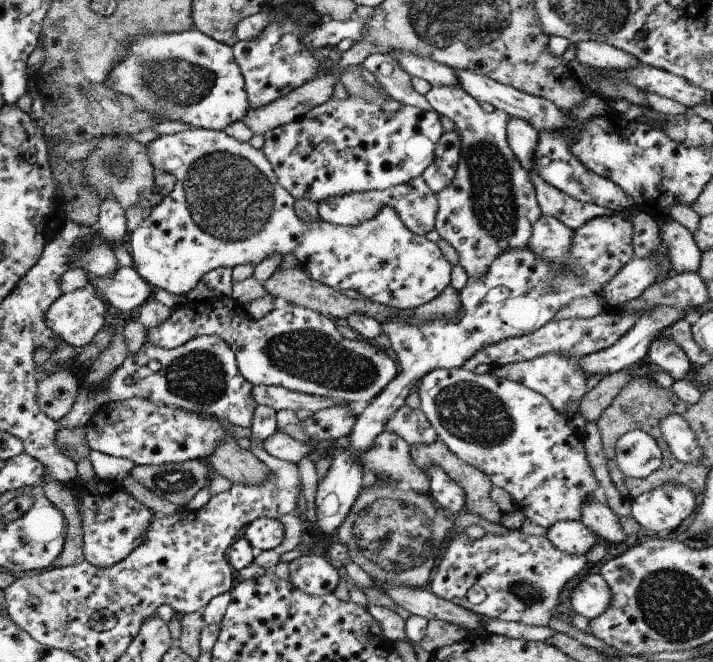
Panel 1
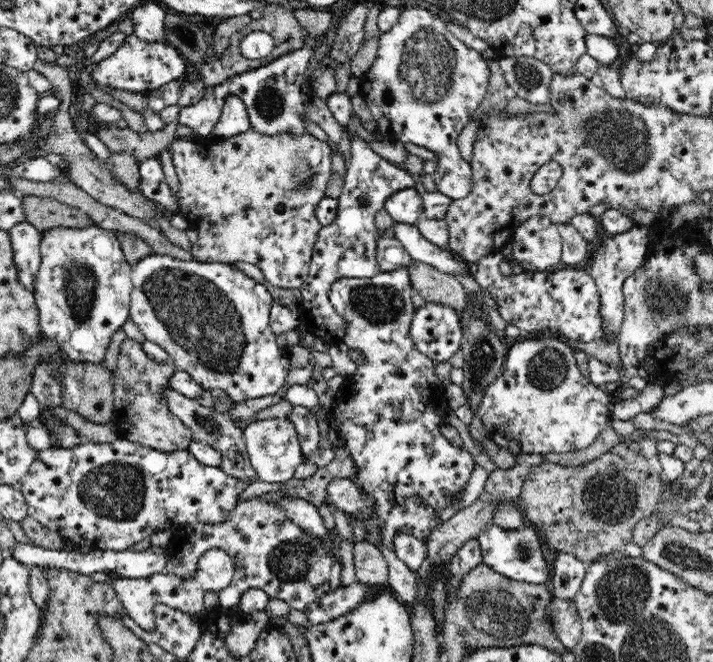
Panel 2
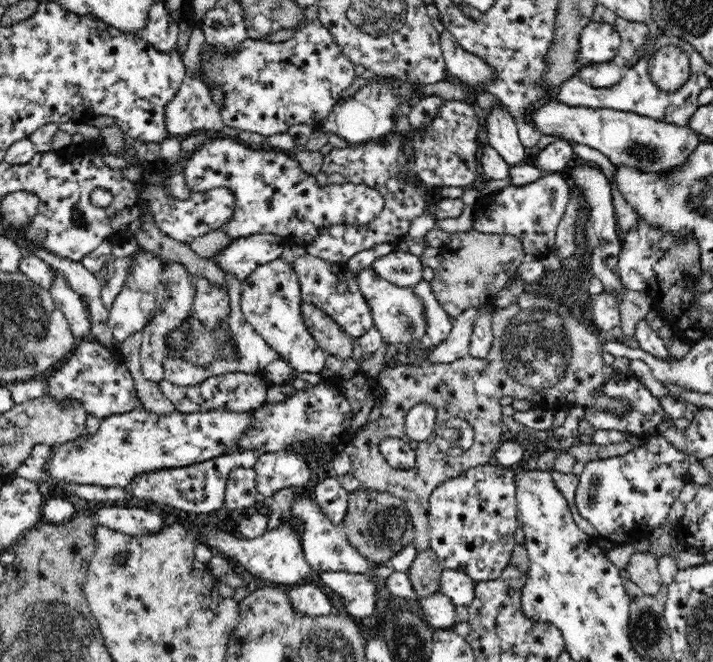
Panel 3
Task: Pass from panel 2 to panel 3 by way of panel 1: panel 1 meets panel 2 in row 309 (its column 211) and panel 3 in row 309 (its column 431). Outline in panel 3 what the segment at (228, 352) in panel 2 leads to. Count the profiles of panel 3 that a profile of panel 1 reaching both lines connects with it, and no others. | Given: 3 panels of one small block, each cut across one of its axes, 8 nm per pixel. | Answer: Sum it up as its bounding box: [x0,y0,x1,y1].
[240,257,329,374]

